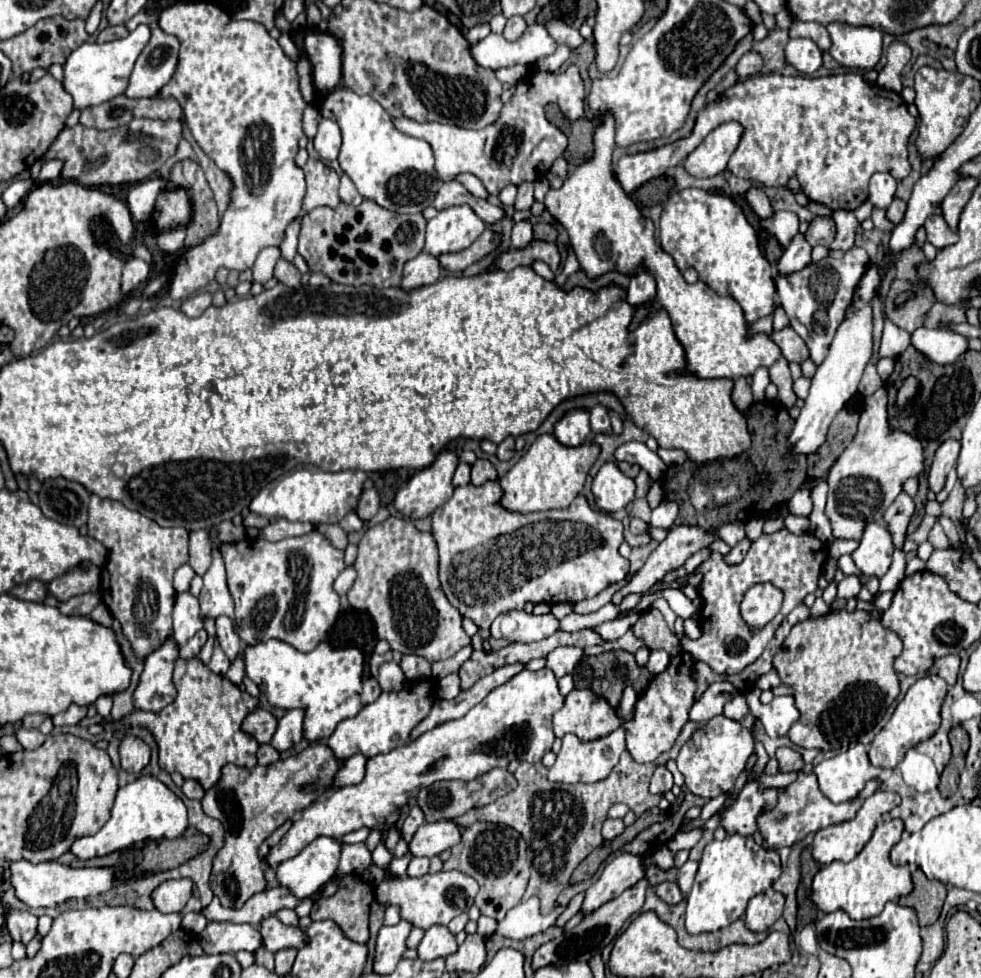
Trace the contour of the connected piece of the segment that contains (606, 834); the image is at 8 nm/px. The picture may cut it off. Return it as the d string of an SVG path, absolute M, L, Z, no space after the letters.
M607 818L605 824L603 824L603 838L605 838L605 840L613 840L613 838L619 836L623 830L625 830L623 820L611 820L611 818Z

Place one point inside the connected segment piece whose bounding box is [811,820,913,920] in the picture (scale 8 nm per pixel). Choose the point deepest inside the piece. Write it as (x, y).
(862, 887)

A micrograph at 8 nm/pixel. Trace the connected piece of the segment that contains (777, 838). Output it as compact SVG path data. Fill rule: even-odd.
M799 772L797 774L797 780L791 782L783 792L779 792L777 806L771 808L771 810L763 810L757 816L757 826L759 826L759 832L761 832L763 840L765 840L767 850L779 850L783 846L793 846L795 842L803 840L811 832L817 832L817 830L827 828L831 824L841 824L841 822L851 820L855 816L855 812L861 808L863 800L867 796L871 796L877 790L877 786L879 786L879 782L877 780L871 780L871 782L867 782L867 786L863 788L863 792L855 800L845 802L845 804L833 804L821 792L821 788L817 784L817 776L813 772L811 774Z

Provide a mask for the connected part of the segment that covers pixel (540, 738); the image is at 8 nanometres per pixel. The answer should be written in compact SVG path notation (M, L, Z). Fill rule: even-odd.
M541 668L537 672L523 670L523 672L515 674L509 682L491 690L463 718L445 722L445 724L421 734L419 740L413 740L413 742L409 742L409 744L405 744L397 750L391 750L389 754L377 754L377 756L369 758L363 782L353 784L353 786L337 788L323 802L315 802L309 808L305 808L301 818L293 822L291 830L281 838L279 846L275 846L269 852L269 858L265 858L265 862L269 866L277 866L287 858L297 856L309 842L313 842L319 836L341 838L343 834L359 830L361 826L375 828L375 826L383 824L393 810L399 810L401 806L405 806L409 796L415 796L421 788L431 786L433 782L439 782L439 780L473 780L473 778L489 772L491 768L507 768L507 762L511 762L511 760L539 762L543 758L543 754L551 750L551 744L555 740L551 718L561 706L563 706L563 696L559 694L557 678L549 668ZM495 740L501 740L501 746L489 746Z

